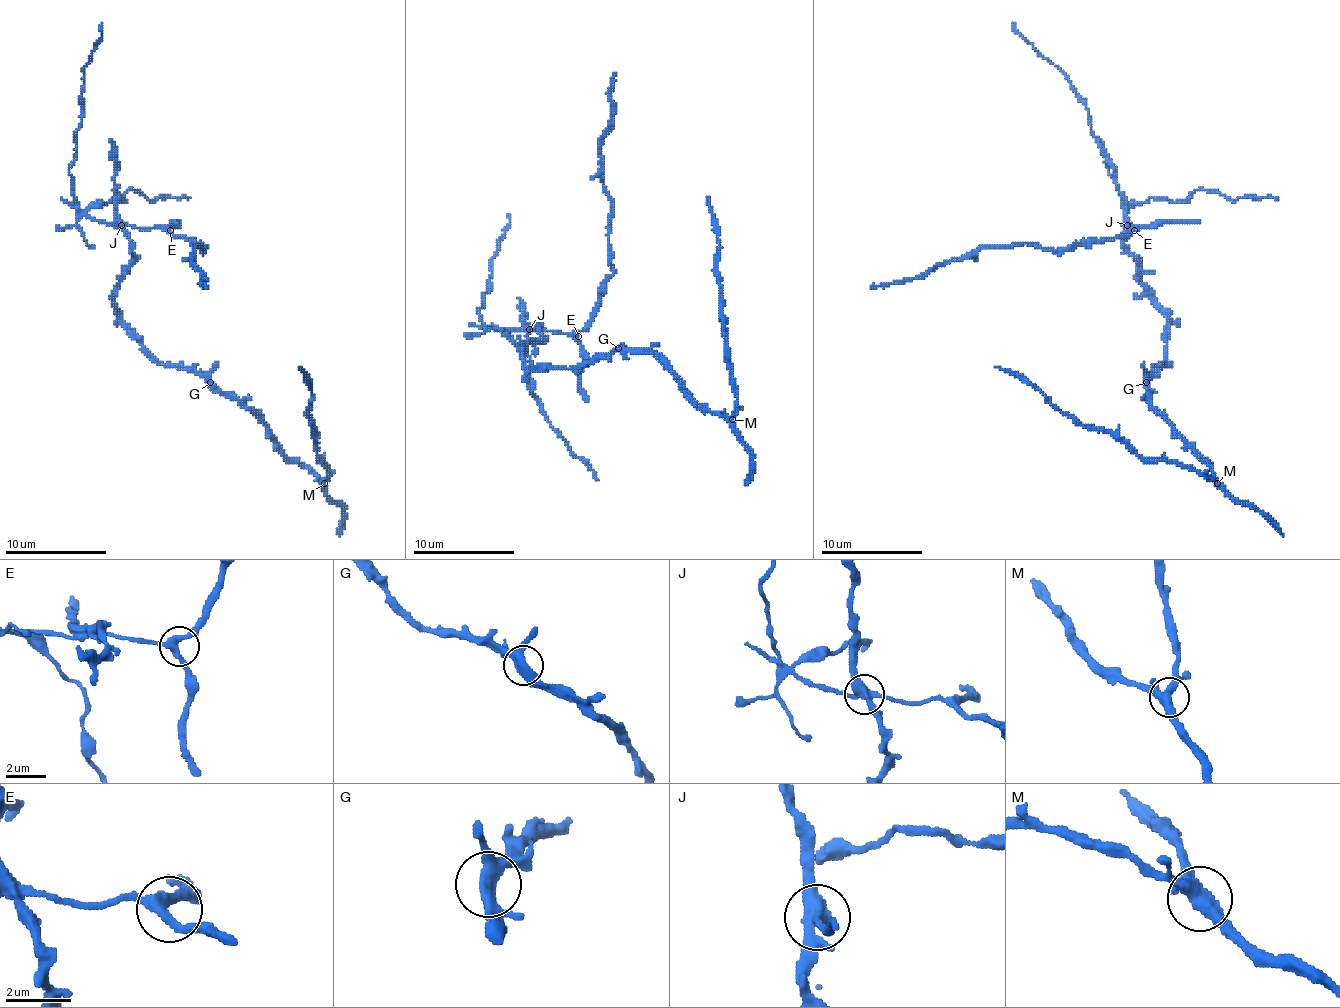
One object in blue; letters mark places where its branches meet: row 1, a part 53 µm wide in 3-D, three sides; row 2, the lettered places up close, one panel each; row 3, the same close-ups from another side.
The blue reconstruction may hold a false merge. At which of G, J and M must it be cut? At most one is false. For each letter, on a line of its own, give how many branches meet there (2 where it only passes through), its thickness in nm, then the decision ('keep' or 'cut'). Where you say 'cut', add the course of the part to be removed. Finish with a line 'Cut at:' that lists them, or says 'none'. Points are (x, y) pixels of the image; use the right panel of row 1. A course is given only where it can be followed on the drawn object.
G: branches 4; calibre 360 nm; keep
J: branches 4; calibre 400 nm; cut; course (1126, 225), (1131, 230), (1116, 238), (1071, 248), (1045, 250), (1025, 243), (977, 248), (924, 273), (871, 288)
M: branches 4; calibre 400 nm; keep
Cut at: J

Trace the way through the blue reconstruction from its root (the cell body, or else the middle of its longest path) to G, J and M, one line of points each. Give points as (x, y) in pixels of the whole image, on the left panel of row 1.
G: (152, 354), (165, 364), (185, 367), (203, 374), (210, 382)
J: (152, 354), (122, 319), (114, 301), (119, 276), (132, 261), (129, 233), (122, 225)
M: (152, 354), (165, 364), (198, 372), (220, 392), (233, 392), (291, 460), (309, 468), (324, 483)

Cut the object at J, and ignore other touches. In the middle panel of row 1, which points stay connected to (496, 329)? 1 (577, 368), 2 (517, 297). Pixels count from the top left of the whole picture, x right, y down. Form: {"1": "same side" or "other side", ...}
{"1": "other side", "2": "other side"}

